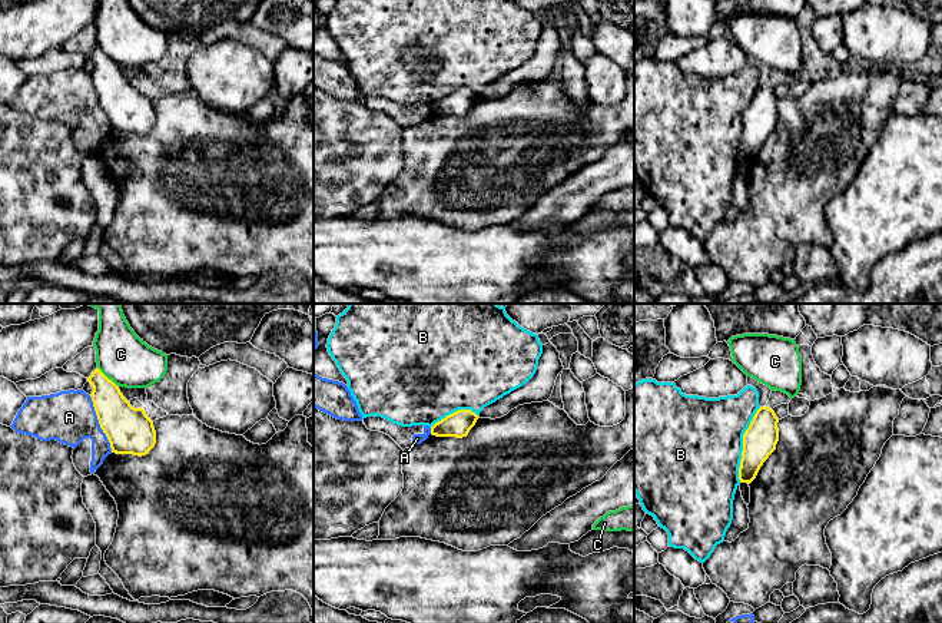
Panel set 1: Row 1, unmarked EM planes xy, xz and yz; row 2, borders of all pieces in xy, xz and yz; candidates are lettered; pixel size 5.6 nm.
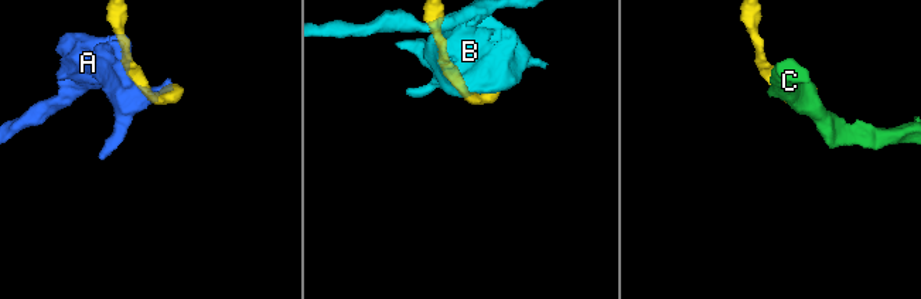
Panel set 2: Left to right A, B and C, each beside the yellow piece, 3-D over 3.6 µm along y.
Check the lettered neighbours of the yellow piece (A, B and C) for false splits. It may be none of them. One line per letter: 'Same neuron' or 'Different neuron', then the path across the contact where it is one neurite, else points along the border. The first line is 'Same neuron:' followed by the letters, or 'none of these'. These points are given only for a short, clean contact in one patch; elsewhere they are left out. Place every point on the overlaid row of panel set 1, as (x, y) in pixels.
Same neuron: none of these
A: Different neuron. Boundary: xy (89, 395), (99, 427), (112, 451)
B: Different neuron
C: Different neuron. Boundary: xy (98, 367), (116, 385)

